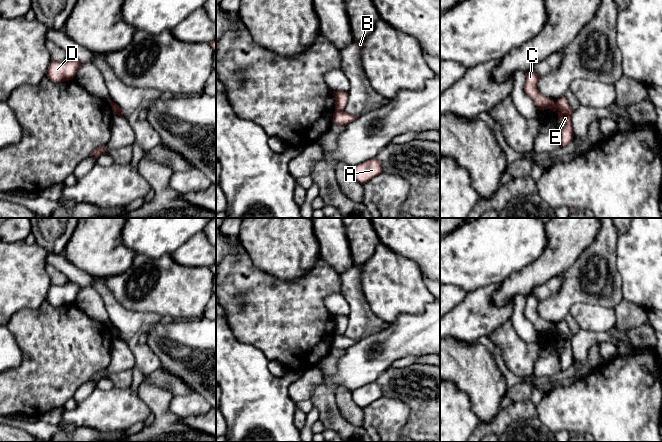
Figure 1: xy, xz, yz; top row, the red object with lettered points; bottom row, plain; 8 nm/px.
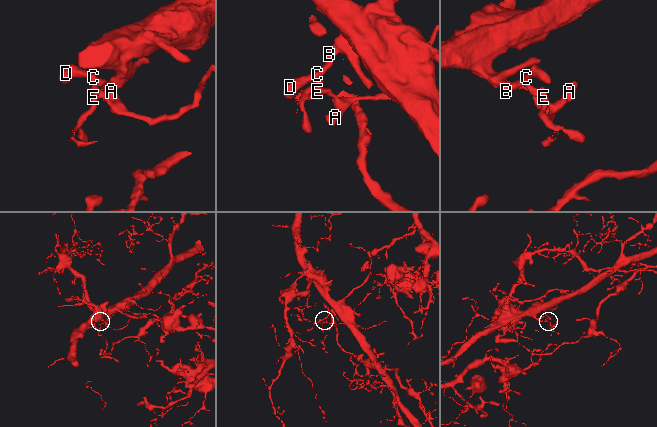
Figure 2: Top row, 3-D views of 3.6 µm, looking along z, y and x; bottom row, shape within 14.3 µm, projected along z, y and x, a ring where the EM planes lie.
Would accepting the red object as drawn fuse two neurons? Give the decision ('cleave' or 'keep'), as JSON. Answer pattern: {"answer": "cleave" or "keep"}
{"answer": "cleave"}

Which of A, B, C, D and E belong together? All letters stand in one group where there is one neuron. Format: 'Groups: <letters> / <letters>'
Groups: A E / B C D

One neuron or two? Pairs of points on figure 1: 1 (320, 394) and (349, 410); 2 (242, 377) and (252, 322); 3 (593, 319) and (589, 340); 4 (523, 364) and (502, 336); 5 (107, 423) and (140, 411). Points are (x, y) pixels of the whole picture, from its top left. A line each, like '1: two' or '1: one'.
1: two
2: two
3: two
4: one
5: one

